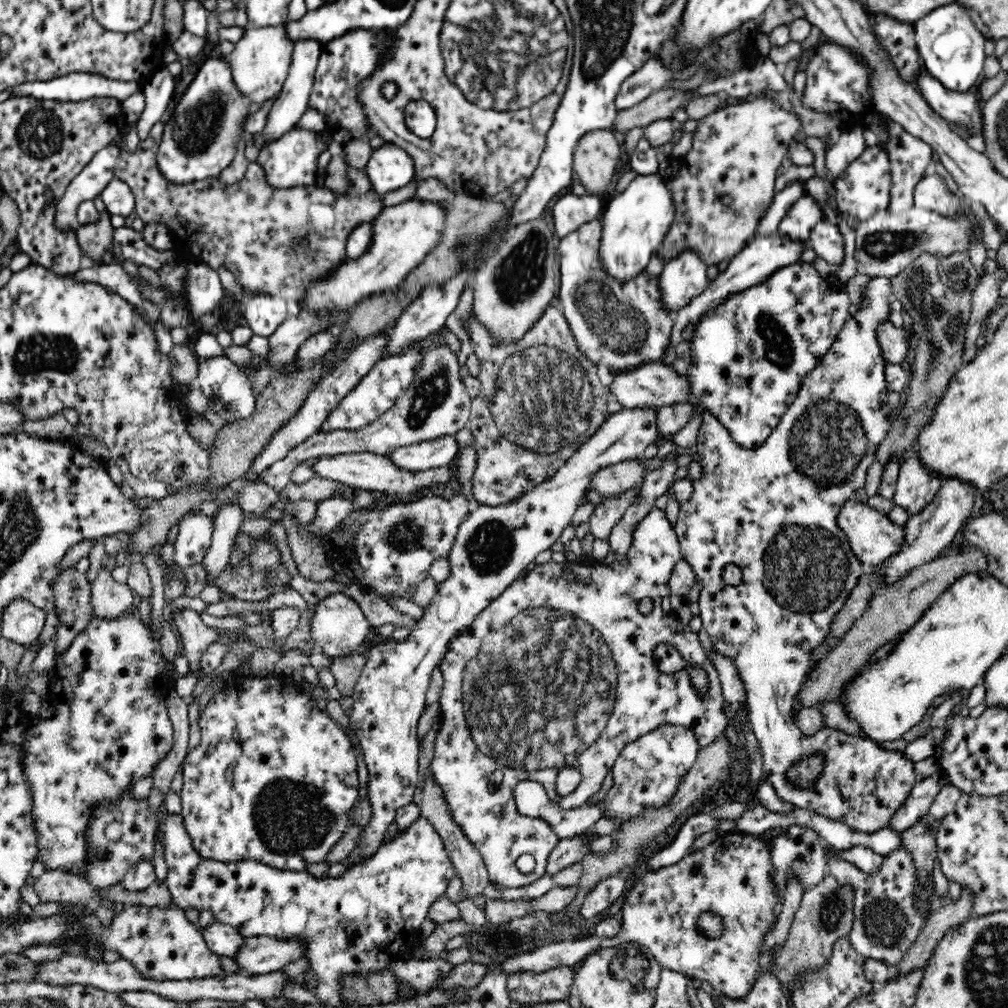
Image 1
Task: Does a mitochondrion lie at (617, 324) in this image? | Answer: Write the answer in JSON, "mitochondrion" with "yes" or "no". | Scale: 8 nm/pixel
{"mitochondrion":"yes"}

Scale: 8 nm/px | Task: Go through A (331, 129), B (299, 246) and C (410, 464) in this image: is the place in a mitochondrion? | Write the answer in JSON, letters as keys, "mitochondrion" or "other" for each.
{"A":"other","B":"mitochondrion","C":"other"}

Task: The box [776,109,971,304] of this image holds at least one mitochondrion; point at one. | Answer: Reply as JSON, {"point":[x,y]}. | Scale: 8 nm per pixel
{"point":[880,245]}

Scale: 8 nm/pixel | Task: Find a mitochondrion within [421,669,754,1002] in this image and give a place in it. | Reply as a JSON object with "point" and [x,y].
{"point":[630,968]}

